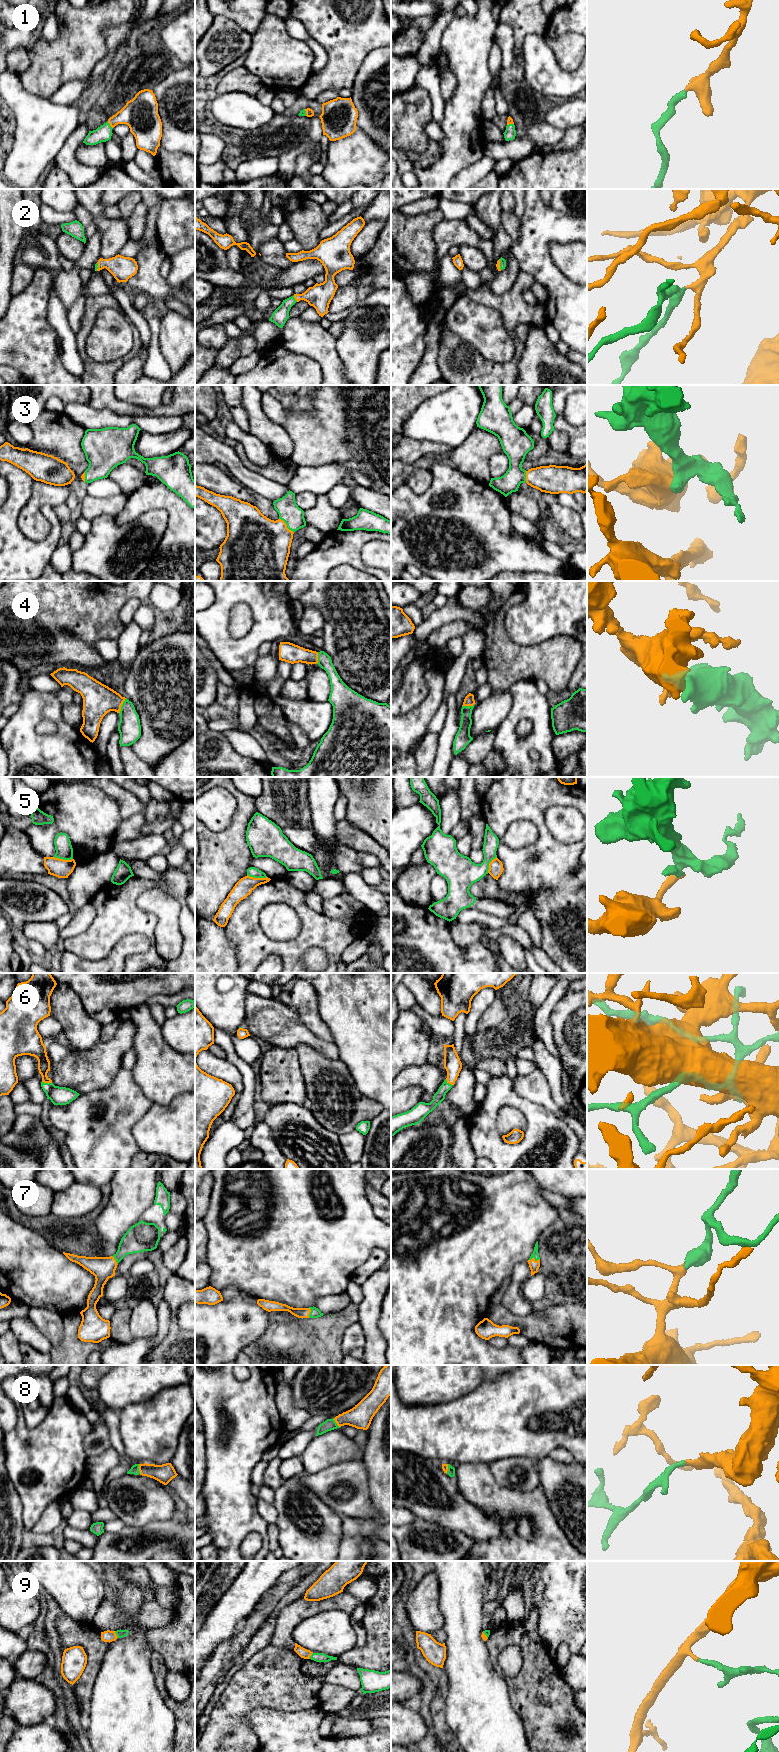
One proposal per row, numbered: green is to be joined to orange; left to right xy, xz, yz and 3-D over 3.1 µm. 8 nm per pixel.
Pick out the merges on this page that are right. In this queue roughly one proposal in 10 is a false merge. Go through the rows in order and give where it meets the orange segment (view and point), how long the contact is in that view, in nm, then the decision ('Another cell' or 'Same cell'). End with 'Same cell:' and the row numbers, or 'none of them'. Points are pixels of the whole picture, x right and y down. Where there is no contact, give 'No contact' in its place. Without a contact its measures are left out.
1: Touches orange at xy (110, 125). Shared border 80 nm. Same cell
2: Touches orange at xz (294, 297). Shared border 70 nm. Same cell
3: Touches orange at xz (286, 525). Shared border 170 nm. Same cell
4: Touches orange at xy (121, 705). Shared border 140 nm. Same cell
5: Touches orange at xz (257, 878). Shared border 160 nm. Another cell
6: Touches orange at xy (47, 1082). Shared border 80 nm. Same cell
7: Touches orange at yz (534, 1259). Shared border 90 nm. Same cell
8: Touches orange at xy (139, 1469). Shared border 80 nm. Same cell
9: Touches orange at xy (115, 1634). Shared border 60 nm. Same cell
Same cell: 1, 2, 3, 4, 6, 7, 8, 9

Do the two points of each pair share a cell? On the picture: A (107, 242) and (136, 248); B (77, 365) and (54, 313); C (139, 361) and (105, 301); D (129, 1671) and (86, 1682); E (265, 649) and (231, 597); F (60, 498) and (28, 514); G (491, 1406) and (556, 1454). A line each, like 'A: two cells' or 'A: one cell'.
A: two cells
B: one cell
C: two cells
D: two cells
E: two cells
F: one cell
G: two cells

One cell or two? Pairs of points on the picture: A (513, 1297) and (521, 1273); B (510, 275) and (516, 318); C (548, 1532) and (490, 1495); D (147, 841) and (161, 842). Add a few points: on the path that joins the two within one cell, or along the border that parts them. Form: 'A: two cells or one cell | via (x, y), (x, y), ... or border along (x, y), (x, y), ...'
A: one cell | via (514, 1291), (518, 1279)
B: two cells | border along (520, 271), (504, 293), (494, 294), (489, 289)
C: one cell | via (537, 1517), (524, 1504), (505, 1503)
D: one cell | via (150, 842), (158, 842)

